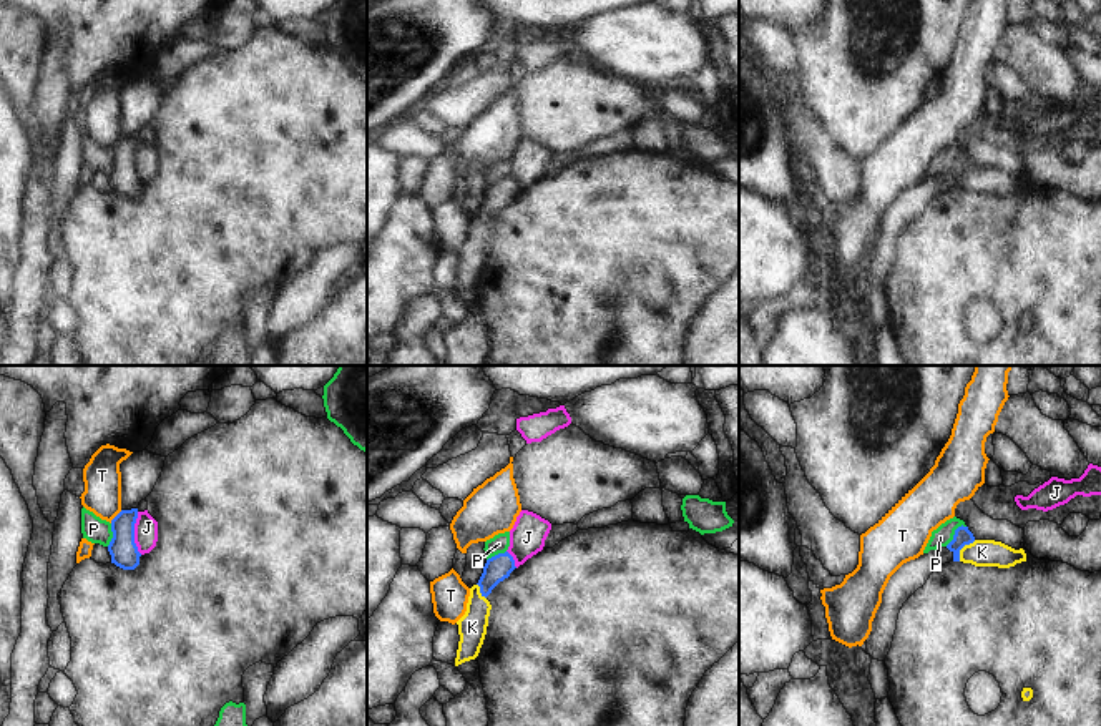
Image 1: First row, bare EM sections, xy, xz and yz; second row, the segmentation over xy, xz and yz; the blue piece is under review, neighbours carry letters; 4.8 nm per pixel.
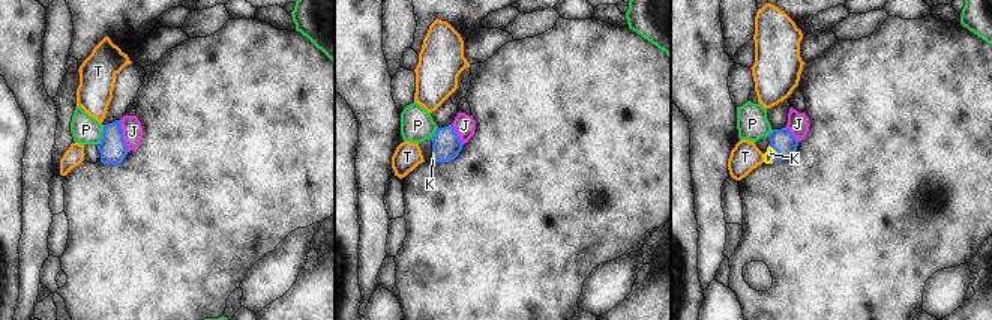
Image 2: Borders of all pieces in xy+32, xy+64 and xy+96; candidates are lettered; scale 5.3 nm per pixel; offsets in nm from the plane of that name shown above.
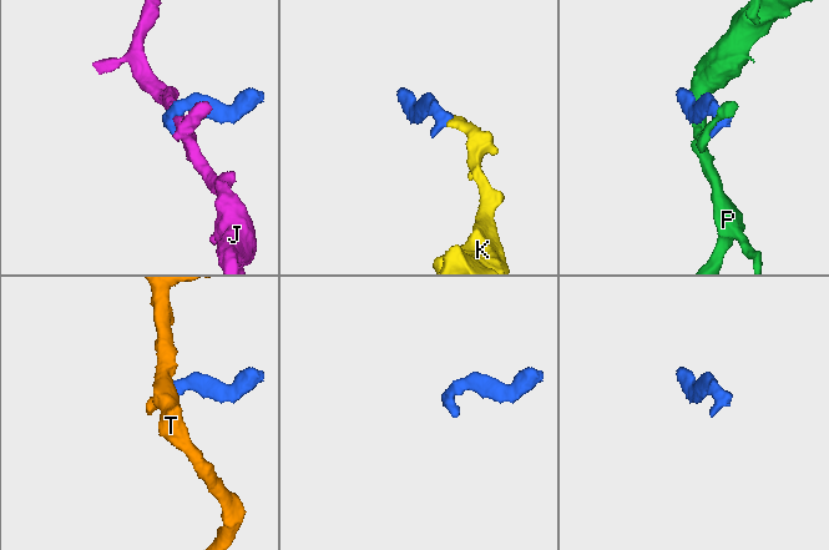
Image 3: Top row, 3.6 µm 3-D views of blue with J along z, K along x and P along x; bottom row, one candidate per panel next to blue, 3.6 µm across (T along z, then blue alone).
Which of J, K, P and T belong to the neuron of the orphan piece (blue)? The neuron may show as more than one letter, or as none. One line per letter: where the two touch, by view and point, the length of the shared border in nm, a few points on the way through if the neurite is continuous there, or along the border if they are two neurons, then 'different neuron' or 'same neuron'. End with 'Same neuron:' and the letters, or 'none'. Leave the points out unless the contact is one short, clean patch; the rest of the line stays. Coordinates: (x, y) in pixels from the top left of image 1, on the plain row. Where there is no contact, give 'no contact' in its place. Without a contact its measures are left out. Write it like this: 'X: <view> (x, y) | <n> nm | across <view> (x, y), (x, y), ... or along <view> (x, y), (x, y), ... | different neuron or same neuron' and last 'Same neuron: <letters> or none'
J: xy (133, 161) | 200 nm | along xy (137, 140), (135, 173), (141, 181) | different neuron
K: yz (962, 175) | 130 nm | across yz (962, 165), (962, 175), (982, 180) | same neuron
P: yz (955, 161) | 140 nm | along yz (965, 153), (960, 153), (945, 173) | different neuron
T: xy (115, 145) | 90 nm | along xy (122, 138), (110, 150) | different neuron
Same neuron: K

